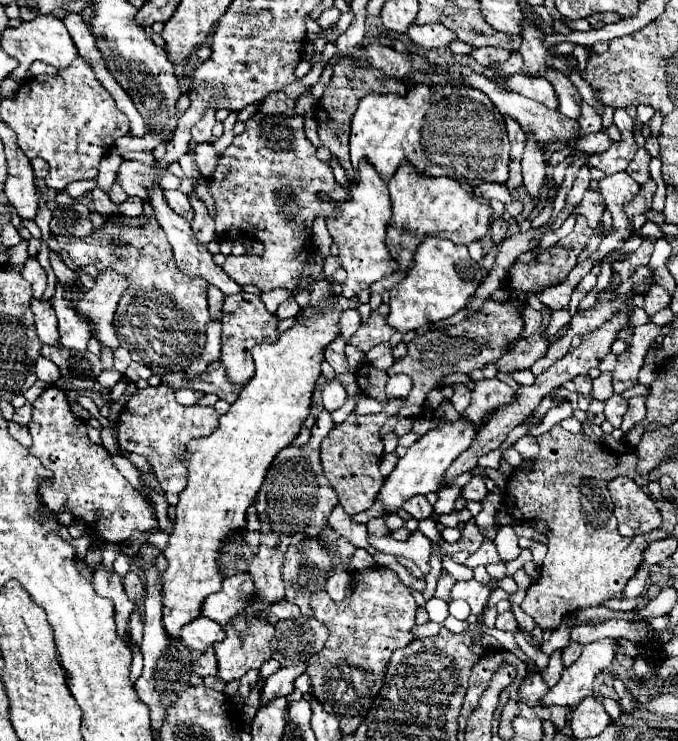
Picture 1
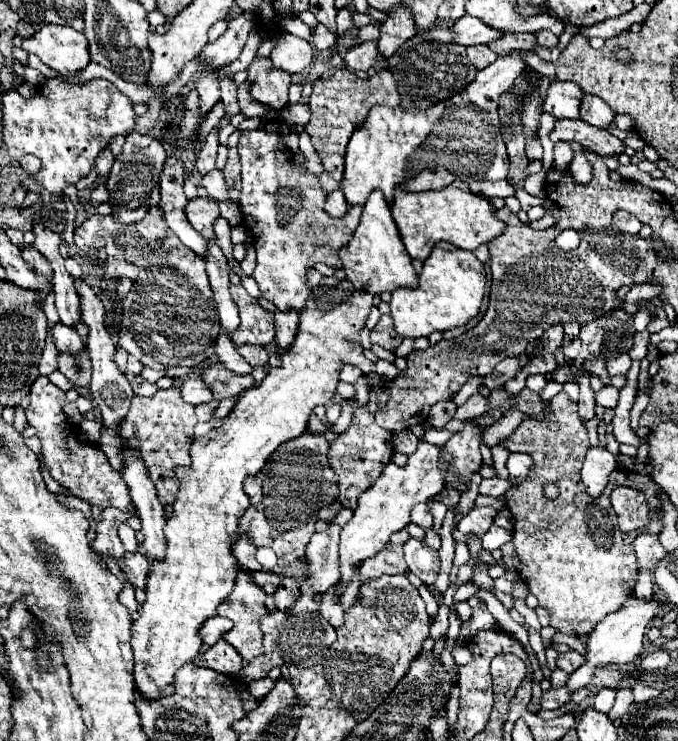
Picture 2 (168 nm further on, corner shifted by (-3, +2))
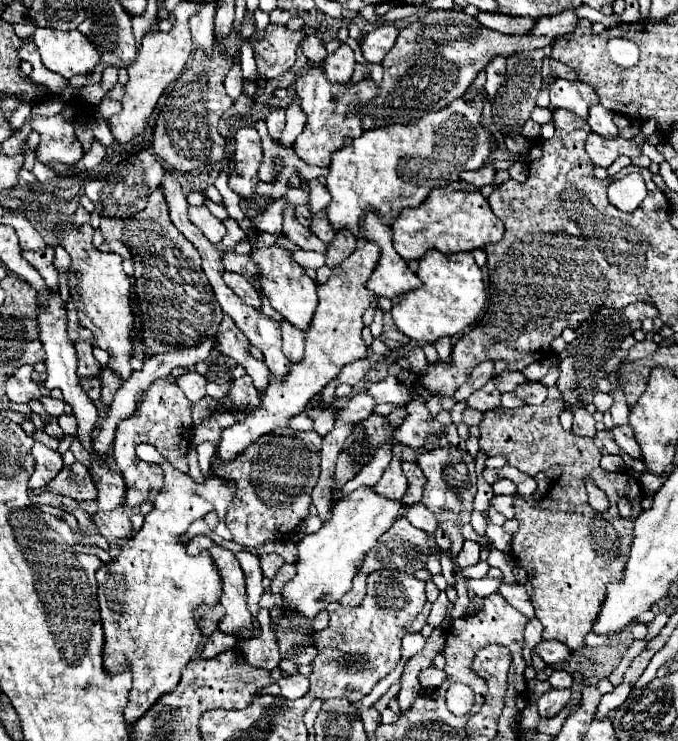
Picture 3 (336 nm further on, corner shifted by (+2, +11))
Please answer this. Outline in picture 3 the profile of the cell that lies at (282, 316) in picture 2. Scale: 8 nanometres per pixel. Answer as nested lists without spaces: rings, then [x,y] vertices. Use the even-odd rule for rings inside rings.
[[[281,322],[281,332],[283,332],[283,354],[291,360],[291,362],[301,362],[303,360],[303,352],[305,352],[305,340],[303,340],[303,332],[297,332],[297,328],[291,328],[289,322]]]

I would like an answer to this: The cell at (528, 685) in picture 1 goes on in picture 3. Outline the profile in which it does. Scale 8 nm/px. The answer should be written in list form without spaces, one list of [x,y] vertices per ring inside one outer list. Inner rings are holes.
[[[549,690],[537,700],[539,716],[541,718],[553,718],[559,714],[561,708],[565,708],[571,700],[571,690]]]

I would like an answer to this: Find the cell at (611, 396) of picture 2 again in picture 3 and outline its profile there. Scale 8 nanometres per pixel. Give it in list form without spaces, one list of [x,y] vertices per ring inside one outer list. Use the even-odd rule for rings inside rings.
[[[597,392],[595,398],[593,398],[593,404],[595,404],[595,408],[597,408],[599,412],[607,412],[607,410],[611,408],[611,404],[613,404],[613,398],[611,398],[611,394]]]

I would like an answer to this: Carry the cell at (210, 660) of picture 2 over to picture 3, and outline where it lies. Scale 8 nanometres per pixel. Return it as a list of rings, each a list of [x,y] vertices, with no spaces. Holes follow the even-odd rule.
[[[215,630],[209,638],[207,638],[207,644],[201,652],[201,658],[211,658],[211,656],[217,656],[217,652],[223,652],[225,648],[233,648],[233,644],[237,644],[235,636],[231,634],[225,634],[221,630]]]

